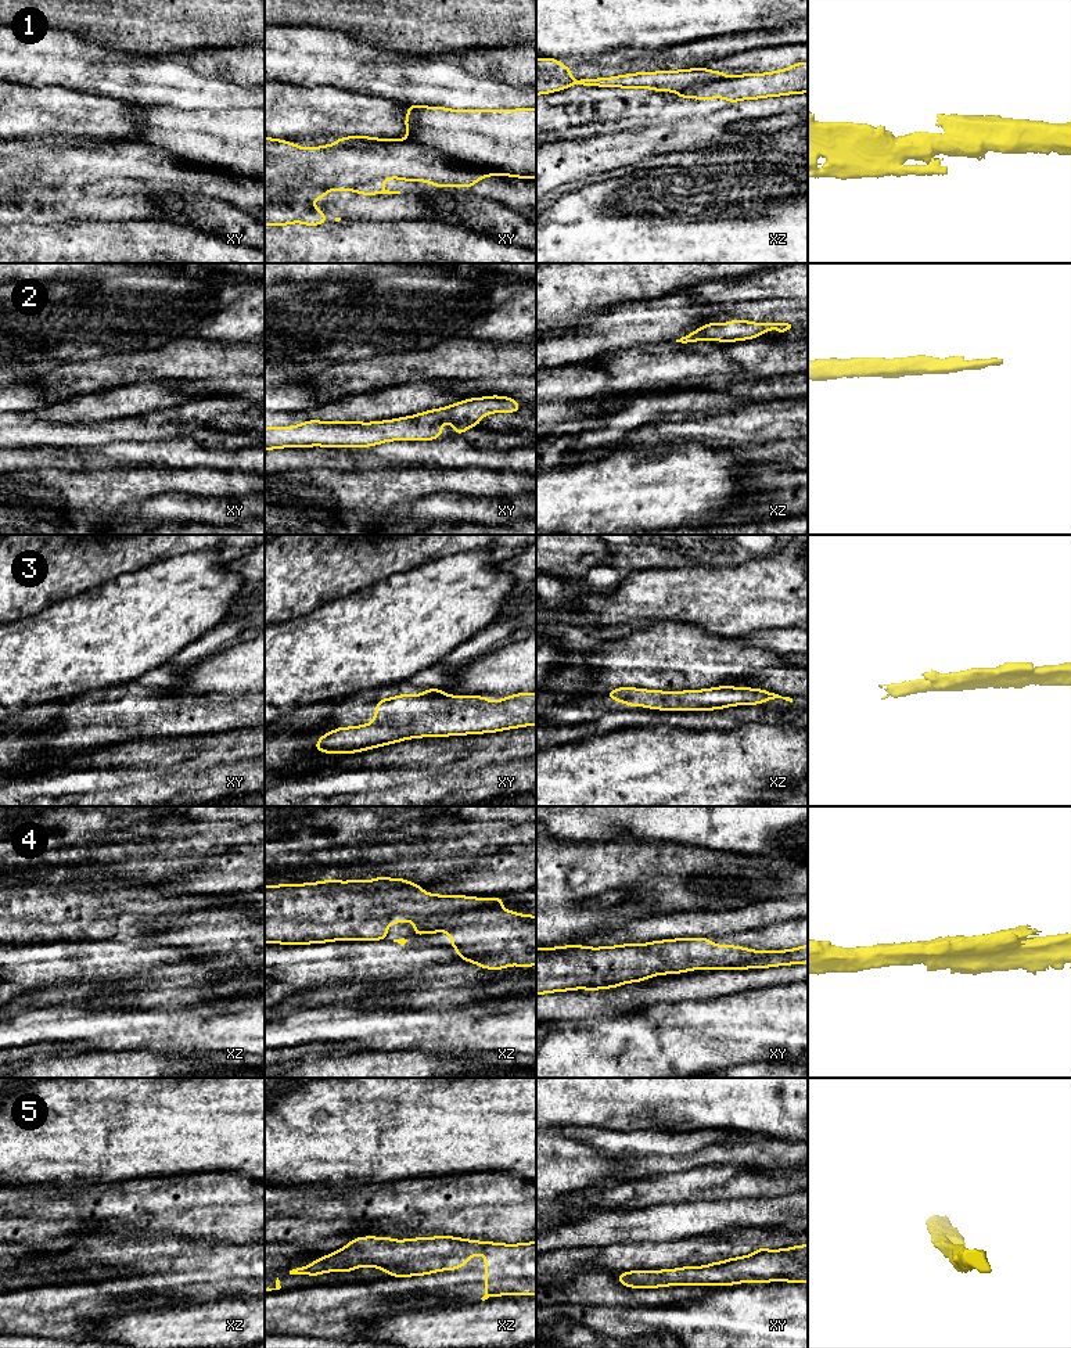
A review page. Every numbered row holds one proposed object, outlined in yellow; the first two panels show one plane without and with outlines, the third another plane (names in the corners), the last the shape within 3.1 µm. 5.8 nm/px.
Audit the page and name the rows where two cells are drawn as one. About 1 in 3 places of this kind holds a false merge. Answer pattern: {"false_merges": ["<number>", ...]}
{"false_merges": ["1", "4"]}

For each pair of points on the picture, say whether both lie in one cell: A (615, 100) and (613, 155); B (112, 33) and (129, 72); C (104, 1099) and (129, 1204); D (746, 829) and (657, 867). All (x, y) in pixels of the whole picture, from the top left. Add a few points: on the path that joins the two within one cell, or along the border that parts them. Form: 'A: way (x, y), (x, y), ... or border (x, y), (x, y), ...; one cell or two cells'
A: border (621, 130), (588, 136), (582, 140); two cells
B: border (89, 40), (111, 50), (151, 56); two cells
C: border (155, 1176), (92, 1187); two cells
D: border (672, 841), (733, 851), (736, 854); two cells

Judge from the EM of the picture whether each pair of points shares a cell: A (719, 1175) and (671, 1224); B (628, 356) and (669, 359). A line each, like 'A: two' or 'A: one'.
A: two
B: one

